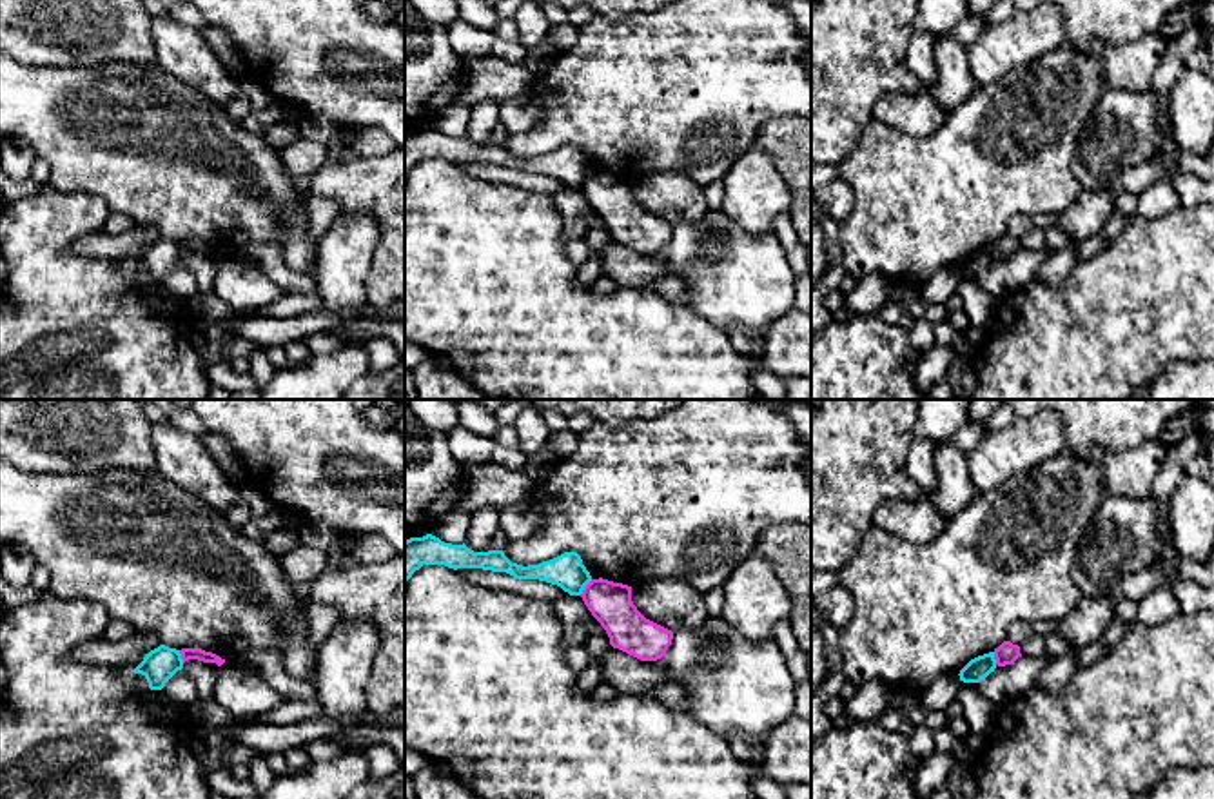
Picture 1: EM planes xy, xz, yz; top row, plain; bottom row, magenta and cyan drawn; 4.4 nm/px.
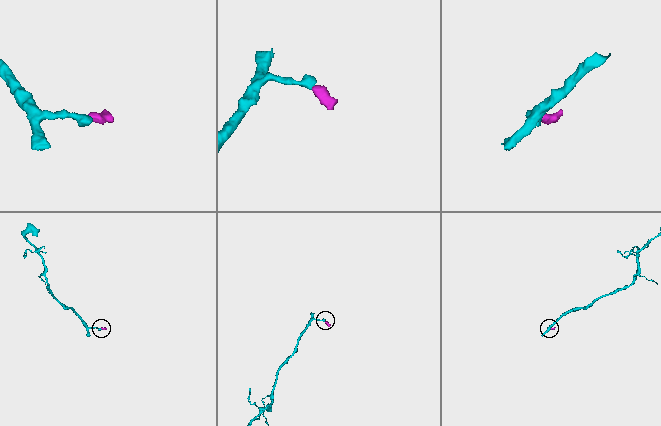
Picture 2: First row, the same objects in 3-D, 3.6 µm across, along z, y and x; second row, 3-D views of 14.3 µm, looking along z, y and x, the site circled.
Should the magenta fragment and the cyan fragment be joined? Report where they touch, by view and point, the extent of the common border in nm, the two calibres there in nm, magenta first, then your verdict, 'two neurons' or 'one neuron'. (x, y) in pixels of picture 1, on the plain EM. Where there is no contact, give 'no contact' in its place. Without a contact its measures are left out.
meets magenta in xz at (585, 180); contact 90 nm long; 190 nm thick on the magenta side, 160 nm on the other; two neurons

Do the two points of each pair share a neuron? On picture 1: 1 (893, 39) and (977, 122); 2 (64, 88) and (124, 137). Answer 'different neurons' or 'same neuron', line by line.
1: different neurons
2: same neuron

